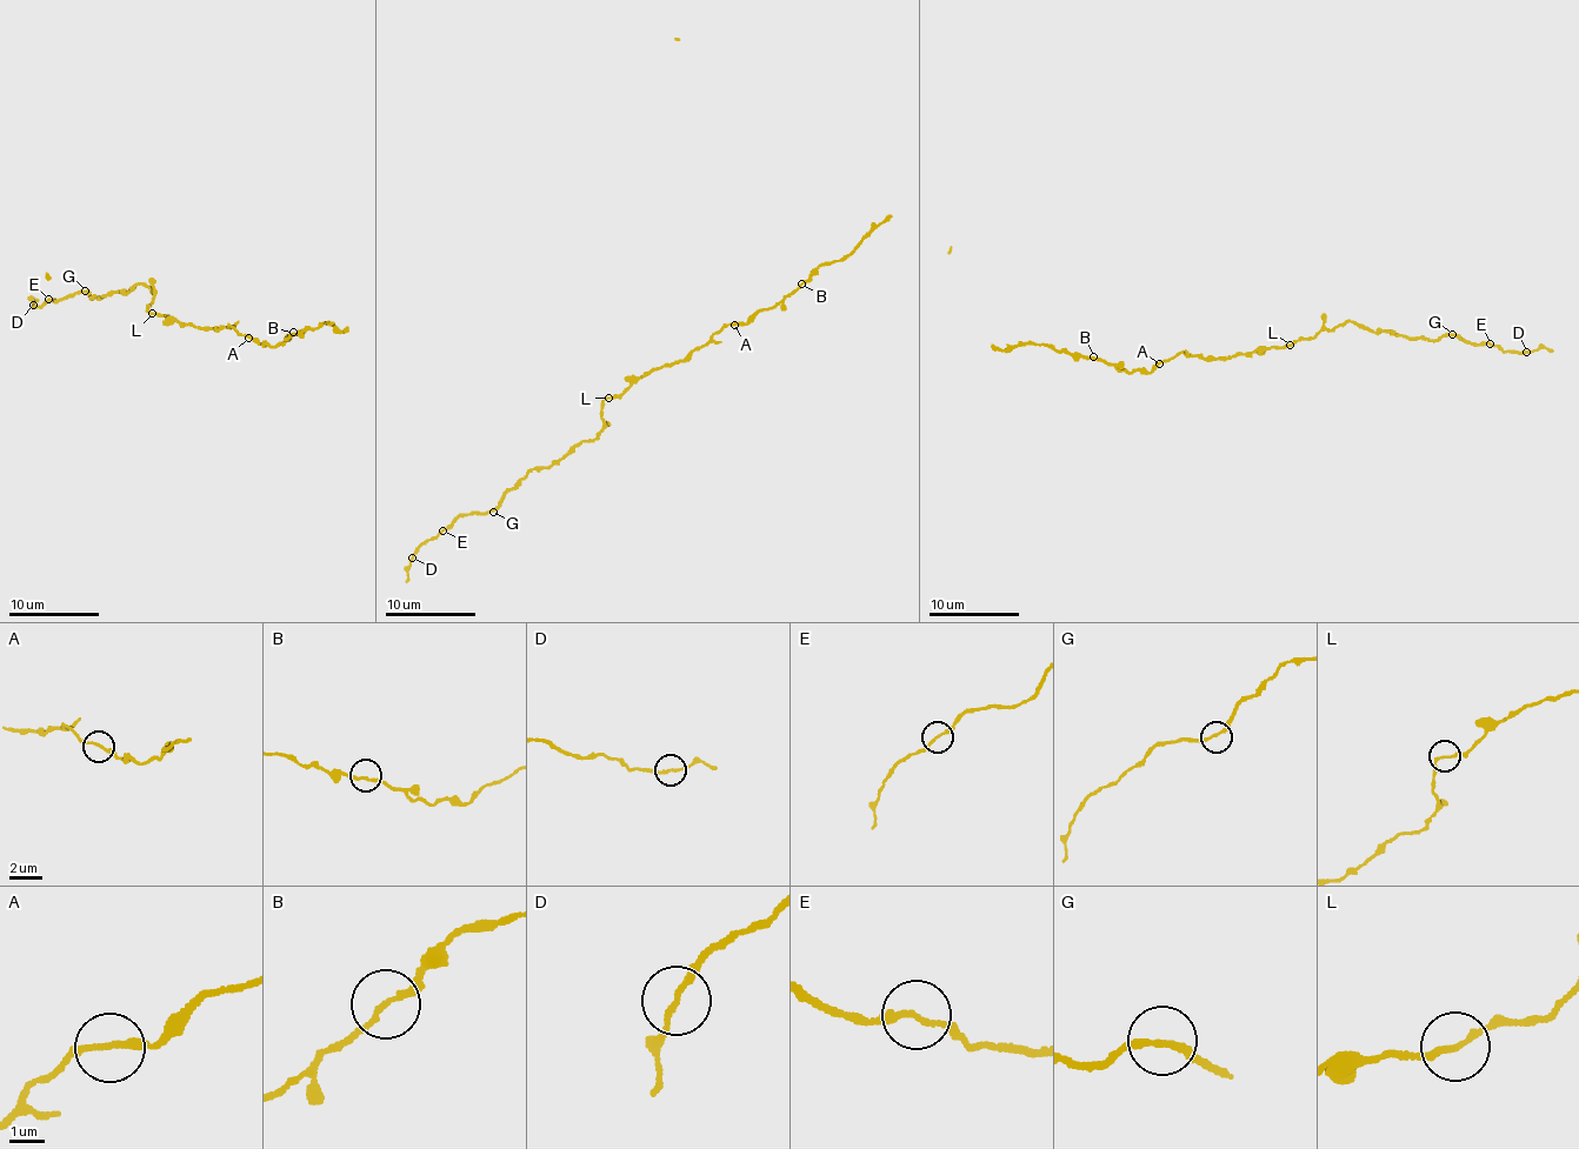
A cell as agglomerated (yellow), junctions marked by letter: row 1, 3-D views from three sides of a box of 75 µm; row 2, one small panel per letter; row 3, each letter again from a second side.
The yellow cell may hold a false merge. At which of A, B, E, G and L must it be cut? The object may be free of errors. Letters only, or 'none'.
none

